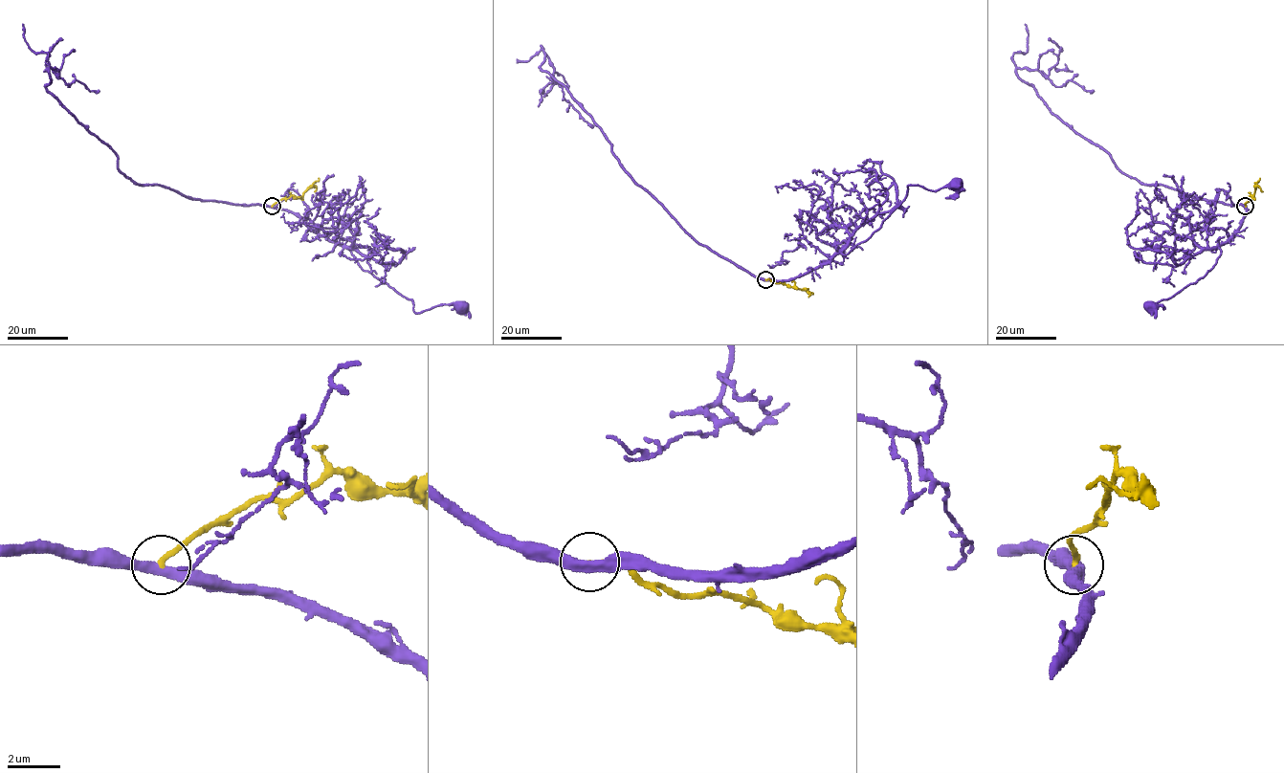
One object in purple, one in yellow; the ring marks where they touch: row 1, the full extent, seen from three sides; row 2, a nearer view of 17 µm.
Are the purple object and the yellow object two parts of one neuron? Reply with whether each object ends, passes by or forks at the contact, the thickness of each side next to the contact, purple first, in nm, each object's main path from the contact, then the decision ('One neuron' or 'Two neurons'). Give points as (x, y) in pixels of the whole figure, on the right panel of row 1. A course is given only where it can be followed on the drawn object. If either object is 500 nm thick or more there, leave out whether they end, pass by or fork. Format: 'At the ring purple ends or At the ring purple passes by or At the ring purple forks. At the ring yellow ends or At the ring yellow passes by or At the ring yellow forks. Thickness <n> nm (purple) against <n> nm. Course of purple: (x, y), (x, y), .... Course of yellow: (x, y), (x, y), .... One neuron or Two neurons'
At the ring purple passes by. At the ring yellow ends. Thickness 420 nm (purple) against 200 nm. Course of purple: (1246, 206), (1244, 220), (1218, 248), (1221, 254), (1210, 271), (1159, 300), (1151, 313), (1157, 305), (1150, 306). Course of yellow: (1245, 206), (1252, 197), (1259, 178). Two neurons

